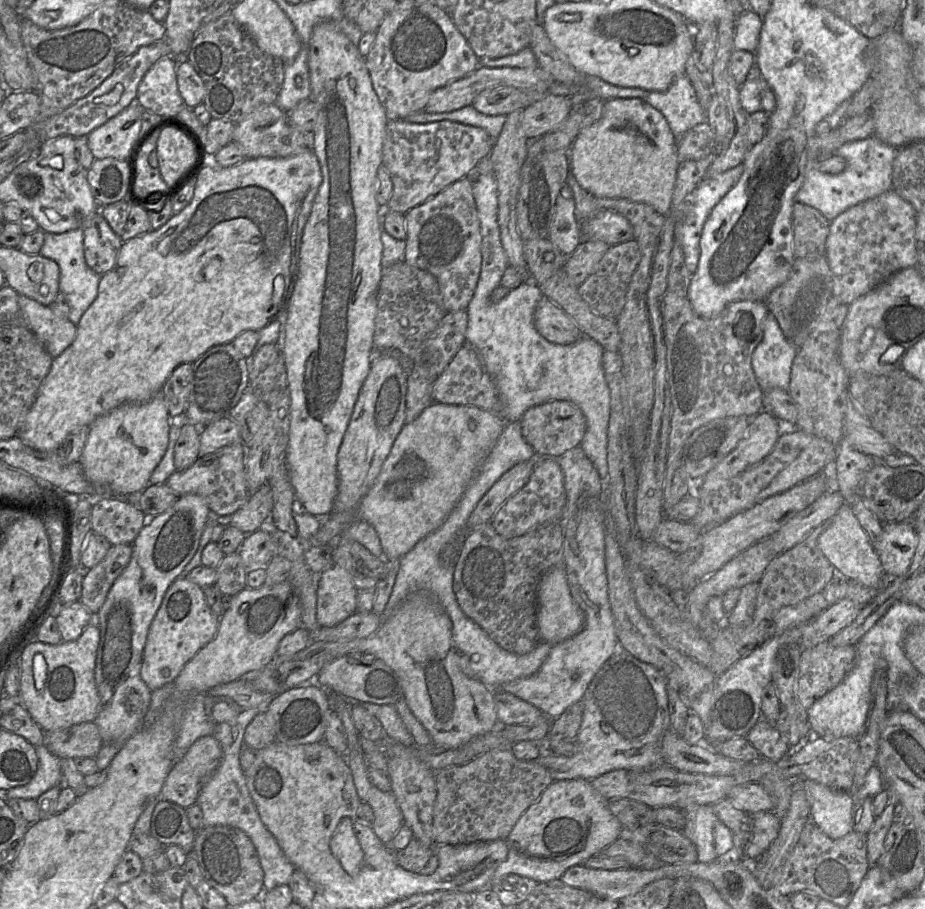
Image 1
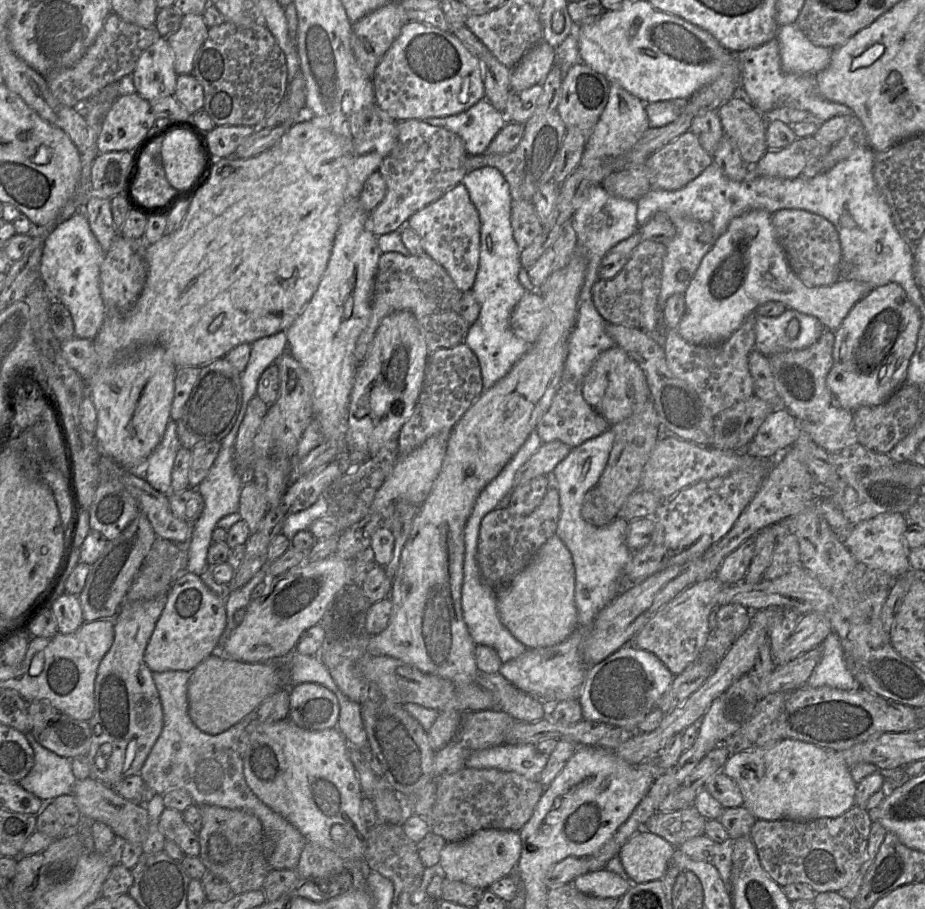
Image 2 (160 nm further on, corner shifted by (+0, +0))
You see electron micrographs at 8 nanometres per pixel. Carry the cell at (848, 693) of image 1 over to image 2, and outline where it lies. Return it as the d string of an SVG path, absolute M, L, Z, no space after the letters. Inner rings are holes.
M830 633L818 647L822 650L822 657L807 685L814 688L829 686L839 690L860 687L846 666L841 642L835 633Z

